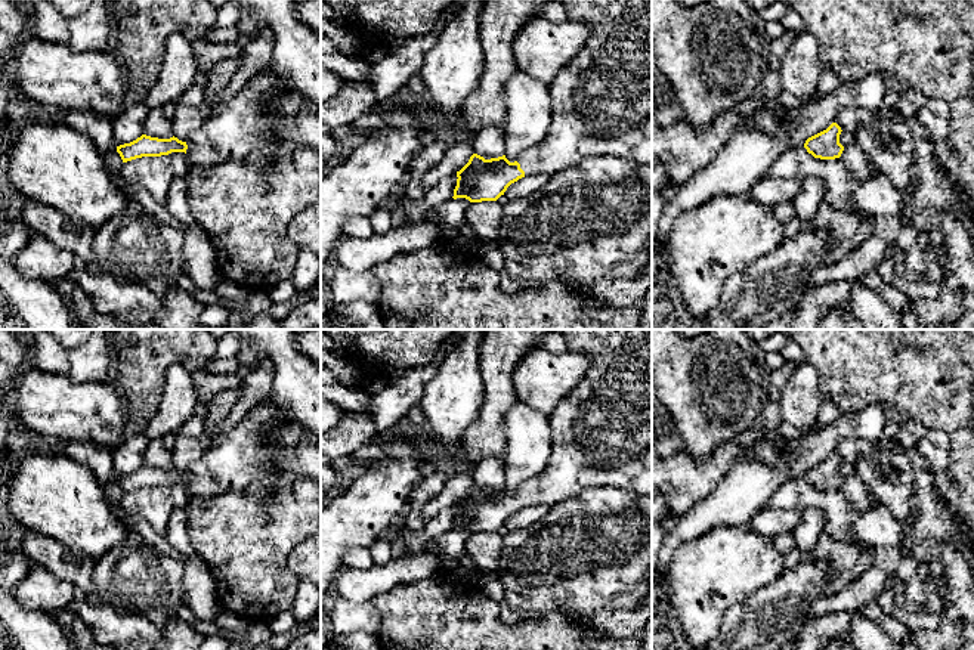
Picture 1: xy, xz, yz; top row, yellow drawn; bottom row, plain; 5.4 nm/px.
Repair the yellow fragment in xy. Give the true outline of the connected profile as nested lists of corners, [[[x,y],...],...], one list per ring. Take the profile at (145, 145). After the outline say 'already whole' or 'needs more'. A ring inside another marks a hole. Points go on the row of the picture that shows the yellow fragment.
[[[262,71],[228,102],[213,106],[211,117],[186,142],[142,134],[117,152],[123,162],[185,152],[192,165],[210,165],[256,152],[275,155],[285,143],[321,152],[321,109],[288,81]]]; needs more

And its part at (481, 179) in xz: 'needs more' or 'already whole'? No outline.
needs more

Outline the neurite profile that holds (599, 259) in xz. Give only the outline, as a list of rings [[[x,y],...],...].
[[[613,155],[587,157],[576,165],[551,174],[548,183],[541,191],[507,202],[503,208],[503,219],[497,239],[505,259],[503,270],[511,279],[520,281],[523,284],[523,290],[541,288],[545,284],[556,281],[579,297],[594,298],[590,292],[590,287],[600,279],[637,279],[640,272],[652,261],[652,256],[649,254],[649,245],[652,242],[652,164]]]

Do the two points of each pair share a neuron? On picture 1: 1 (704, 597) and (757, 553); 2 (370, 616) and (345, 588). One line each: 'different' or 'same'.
1: same
2: different

